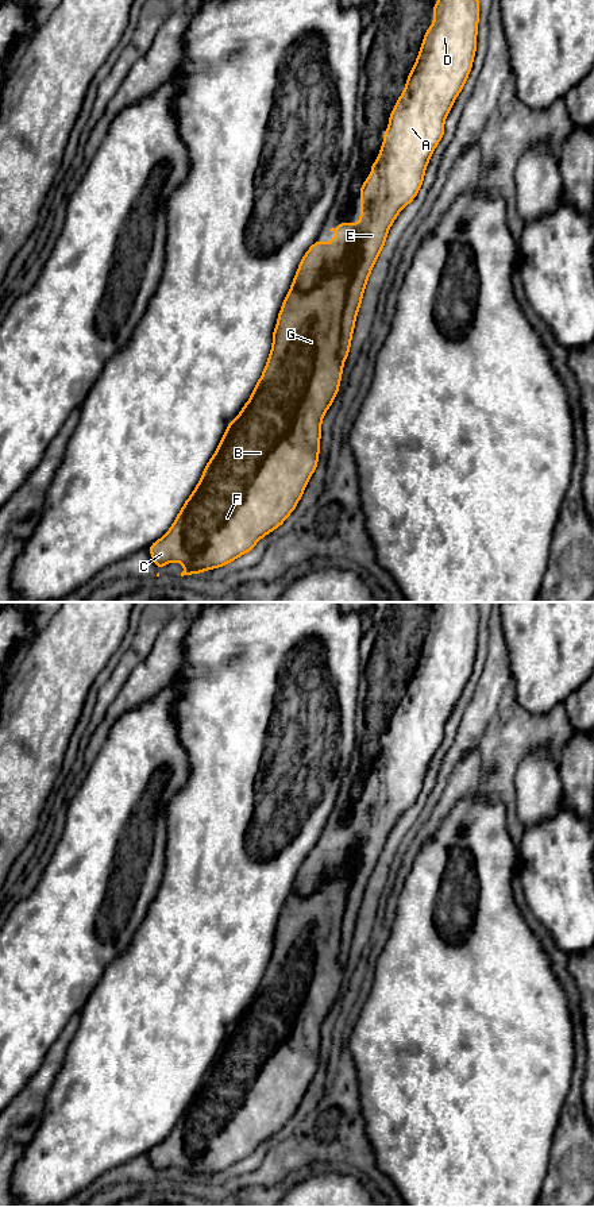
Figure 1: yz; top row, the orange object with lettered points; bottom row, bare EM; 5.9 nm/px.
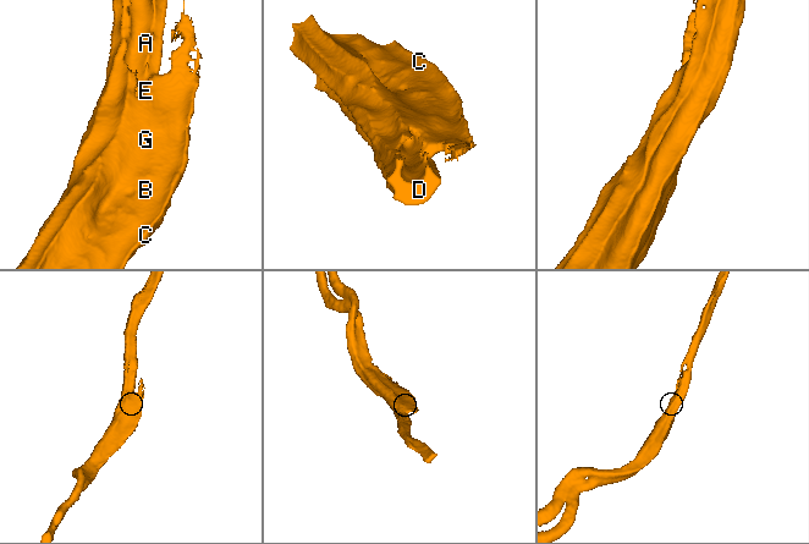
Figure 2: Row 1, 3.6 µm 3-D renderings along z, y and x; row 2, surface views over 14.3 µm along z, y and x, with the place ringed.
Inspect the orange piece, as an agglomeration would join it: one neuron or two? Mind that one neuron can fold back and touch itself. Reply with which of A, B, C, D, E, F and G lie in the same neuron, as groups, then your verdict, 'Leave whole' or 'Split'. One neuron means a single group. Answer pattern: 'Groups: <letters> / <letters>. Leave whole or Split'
Groups: A D E / B C F G. Split

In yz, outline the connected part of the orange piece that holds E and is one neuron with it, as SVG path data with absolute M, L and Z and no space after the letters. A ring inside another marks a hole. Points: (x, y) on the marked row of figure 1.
M439 0L433 5L433 24L428 27L421 43L420 53L416 63L408 76L406 86L397 100L390 117L389 128L383 134L383 144L378 154L377 162L371 165L371 174L360 188L360 220L358 224L342 223L329 231L336 231L338 235L325 246L323 239L317 239L312 244L298 265L298 270L293 278L290 289L309 290L315 288L323 278L338 275L342 273L350 274L350 285L346 294L344 309L342 313L342 339L339 358L344 363L350 351L355 320L363 292L367 285L369 275L373 266L385 246L389 228L394 223L397 215L414 200L418 193L425 169L431 159L432 153L444 135L444 120L451 111L456 96L463 90L463 85L471 72L475 50L477 50L477 32L479 20L479 3L478 0ZM351 251L359 254L358 263L351 267L347 265L347 257Z

